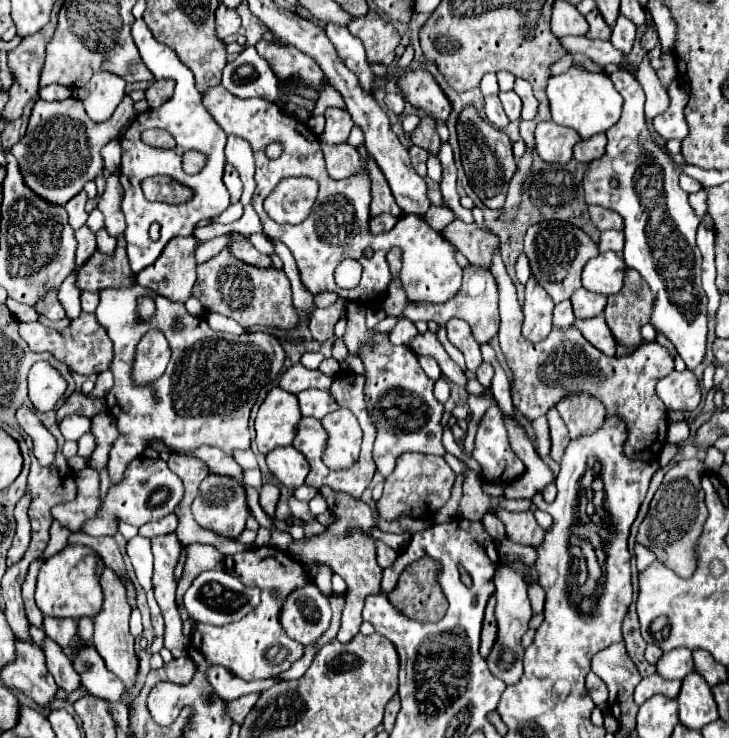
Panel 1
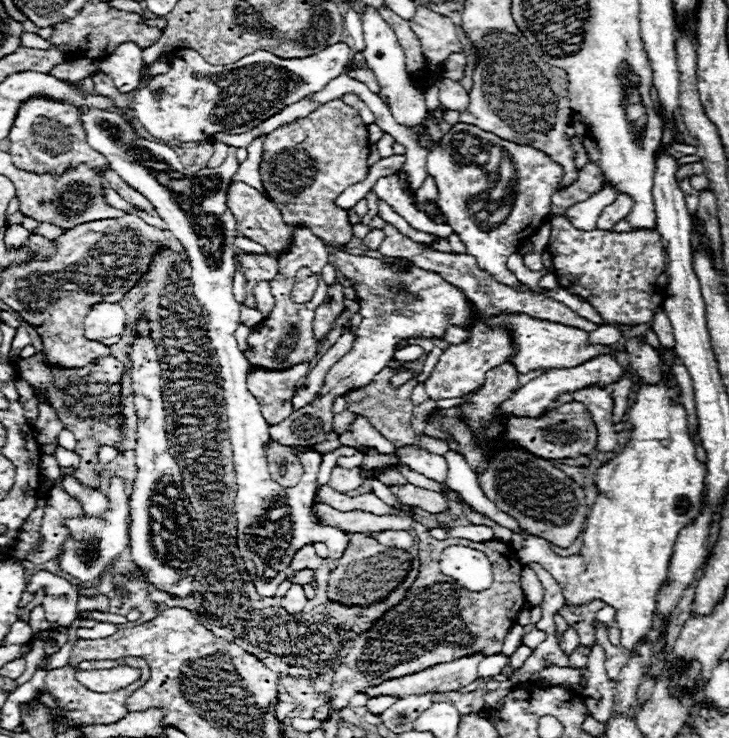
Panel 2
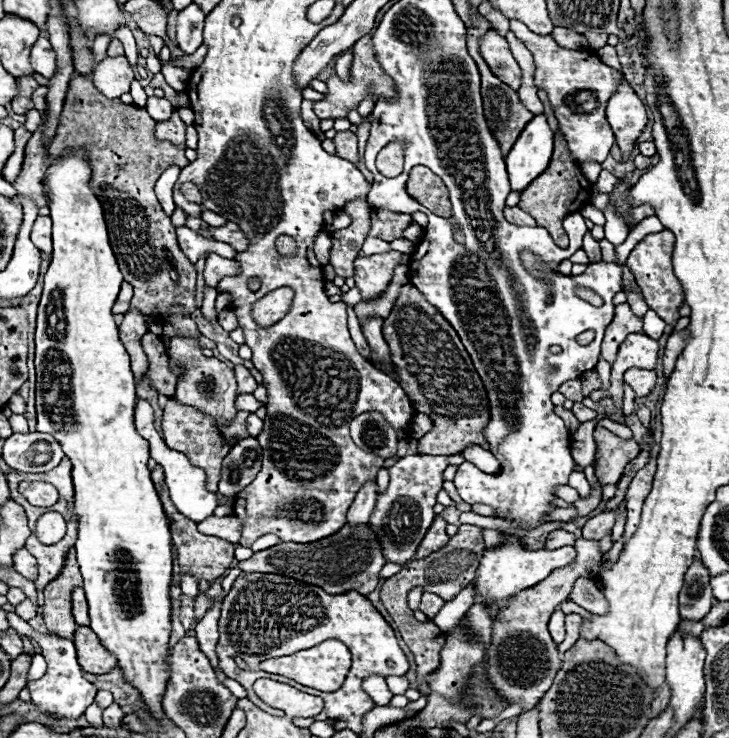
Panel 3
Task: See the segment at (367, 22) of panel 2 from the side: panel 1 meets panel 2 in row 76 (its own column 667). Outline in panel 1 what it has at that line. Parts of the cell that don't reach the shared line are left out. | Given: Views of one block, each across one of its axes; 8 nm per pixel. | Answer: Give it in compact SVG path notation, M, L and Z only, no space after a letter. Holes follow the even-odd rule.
M686 370L686 372L672 372L666 378L658 382L658 396L664 402L664 406L670 412L692 412L700 404L700 384L698 378Z

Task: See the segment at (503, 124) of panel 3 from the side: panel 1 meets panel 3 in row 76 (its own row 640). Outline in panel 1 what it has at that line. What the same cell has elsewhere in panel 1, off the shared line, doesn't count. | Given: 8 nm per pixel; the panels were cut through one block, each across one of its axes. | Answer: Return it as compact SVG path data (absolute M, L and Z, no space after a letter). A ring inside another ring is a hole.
M486 612L484 624L482 624L482 644L480 644L480 654L484 658L490 654L492 646L496 644L496 634L498 634L498 626L496 626L494 612Z

